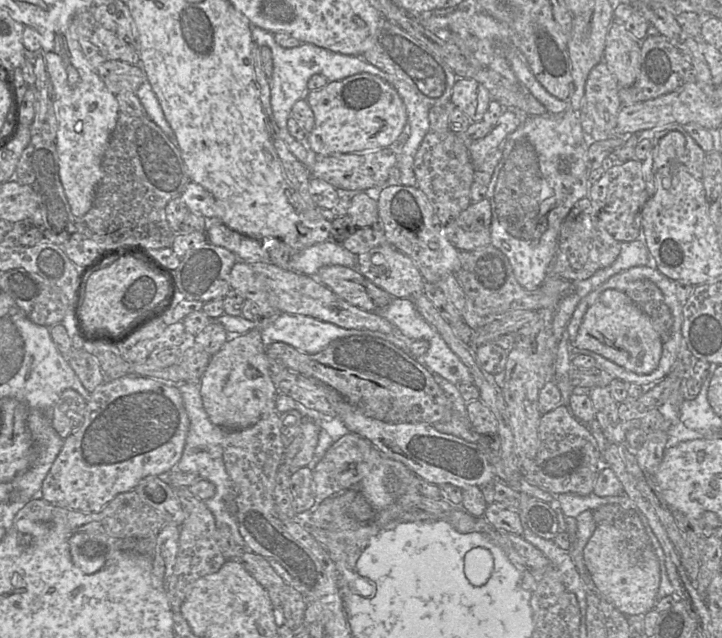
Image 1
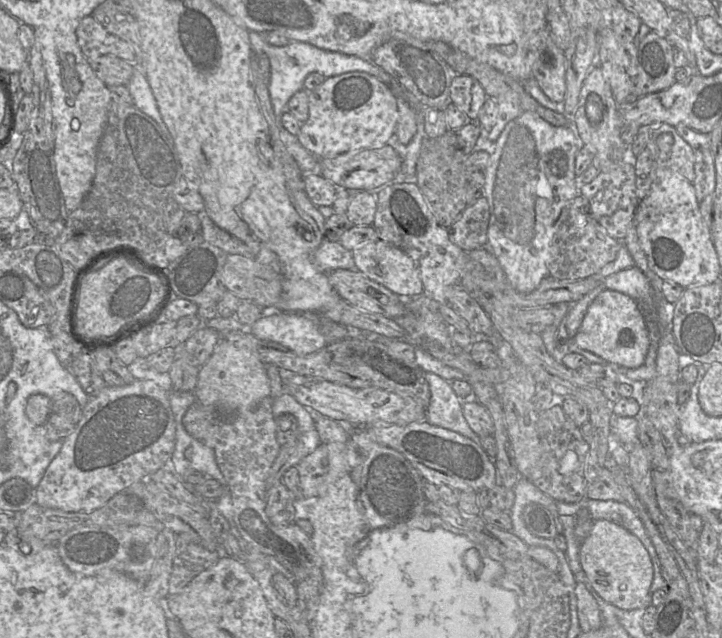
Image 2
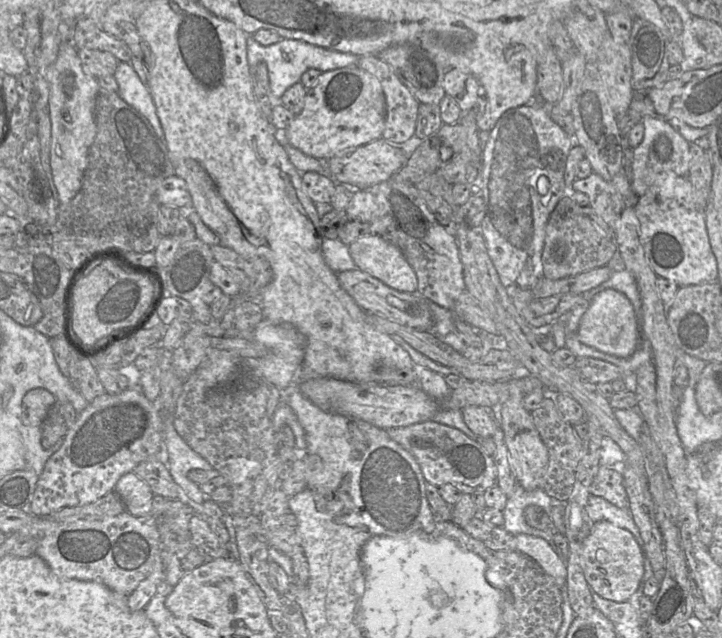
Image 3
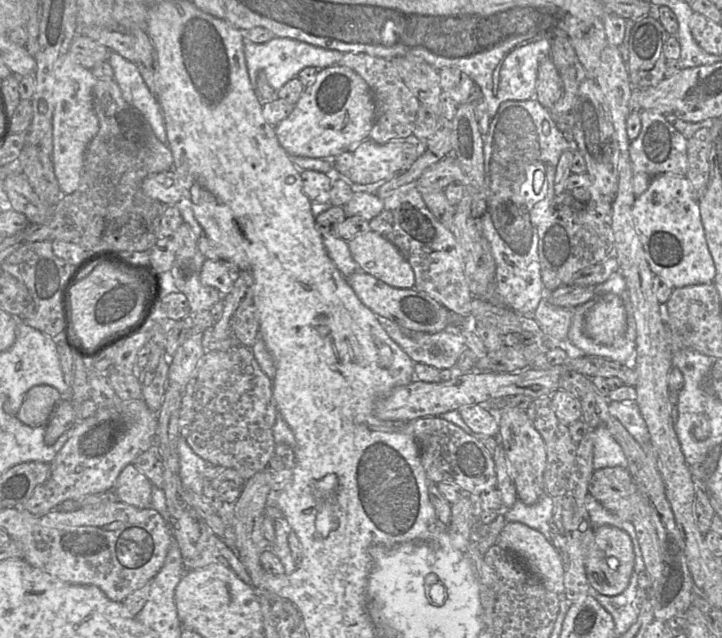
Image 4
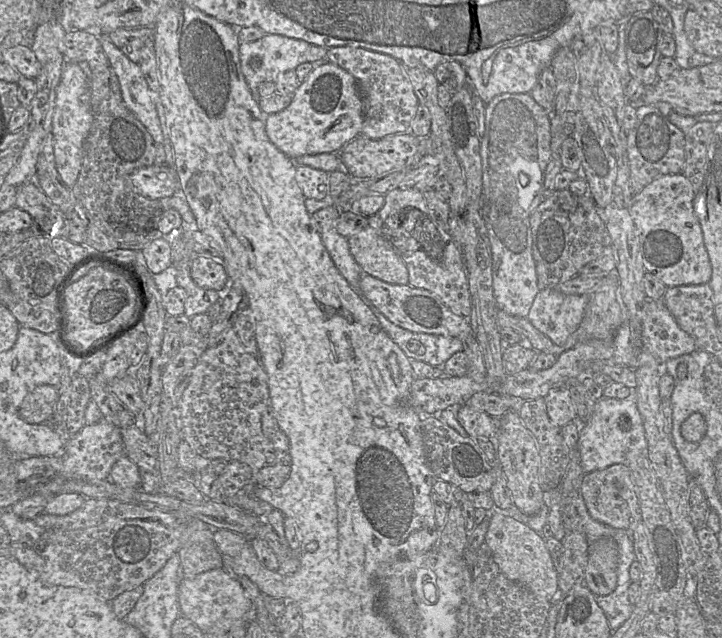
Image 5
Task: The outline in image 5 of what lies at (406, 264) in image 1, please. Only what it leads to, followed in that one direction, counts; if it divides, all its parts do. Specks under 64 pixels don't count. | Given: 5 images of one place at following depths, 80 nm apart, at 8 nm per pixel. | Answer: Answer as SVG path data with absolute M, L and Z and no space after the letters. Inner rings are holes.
M366 227L347 238L350 253L362 273L389 284L406 285L407 267L396 249L380 233Z

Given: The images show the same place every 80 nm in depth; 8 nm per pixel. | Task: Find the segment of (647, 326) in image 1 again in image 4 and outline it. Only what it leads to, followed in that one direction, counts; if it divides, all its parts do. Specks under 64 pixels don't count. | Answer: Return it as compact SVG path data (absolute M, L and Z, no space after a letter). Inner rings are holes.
M612 293L599 296L588 312L584 330L597 343L611 346L627 329L627 314L622 299Z

